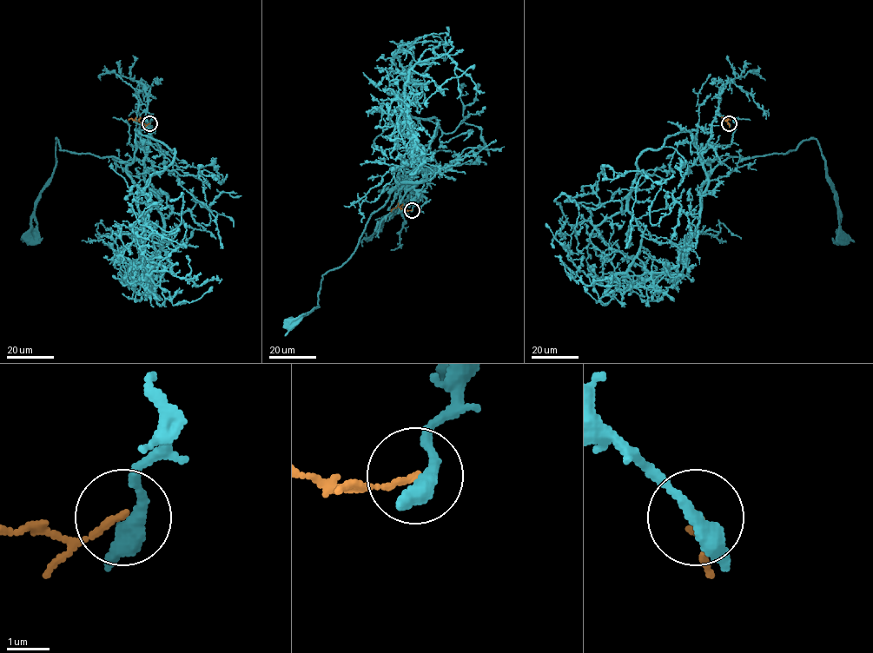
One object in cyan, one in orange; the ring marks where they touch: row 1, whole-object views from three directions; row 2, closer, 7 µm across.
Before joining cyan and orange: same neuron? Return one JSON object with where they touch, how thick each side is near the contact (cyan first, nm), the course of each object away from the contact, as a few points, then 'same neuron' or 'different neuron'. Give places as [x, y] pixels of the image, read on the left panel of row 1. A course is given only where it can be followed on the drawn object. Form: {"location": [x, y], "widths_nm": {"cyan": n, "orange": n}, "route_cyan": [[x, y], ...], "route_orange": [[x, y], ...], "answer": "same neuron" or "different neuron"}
{"location": [149, 123], "widths_nm": {"cyan": 360, "orange": 150}, "route_cyan": [[149, 123], [147, 112], [145, 158], [126, 169], [117, 158], [61, 151], [56, 139], [28, 238]], "route_orange": [[148, 123], [128, 120]], "answer": "different neuron"}

